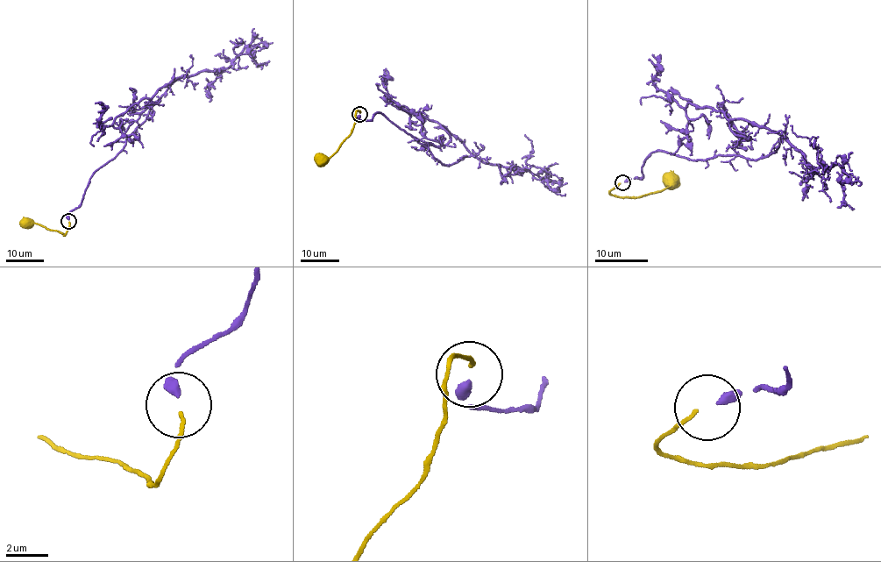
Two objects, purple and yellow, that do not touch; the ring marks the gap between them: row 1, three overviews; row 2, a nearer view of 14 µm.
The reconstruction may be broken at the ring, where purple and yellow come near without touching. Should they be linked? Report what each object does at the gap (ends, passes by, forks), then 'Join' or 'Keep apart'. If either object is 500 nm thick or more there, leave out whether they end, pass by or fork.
At the ring purple ends. At the ring yellow ends. Join

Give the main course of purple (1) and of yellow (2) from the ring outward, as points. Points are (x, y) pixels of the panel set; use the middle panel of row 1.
1: (359, 116), (382, 114), (441, 164), (471, 156), (445, 127), (394, 103), (387, 75), (380, 77)
2: (359, 112), (356, 110), (351, 132), (340, 147), (329, 158), (321, 158)

